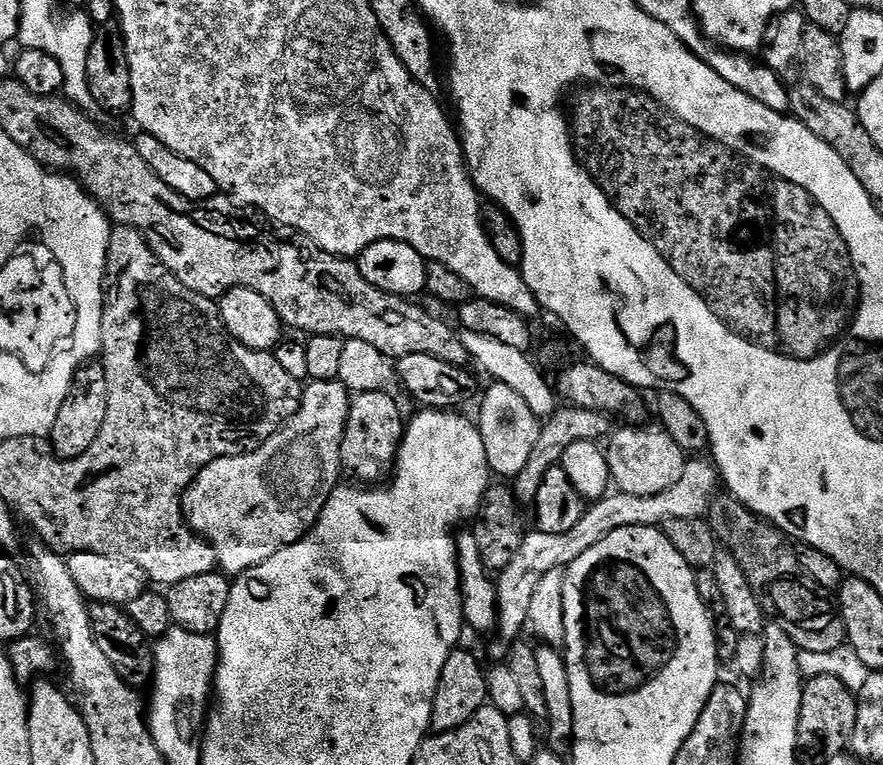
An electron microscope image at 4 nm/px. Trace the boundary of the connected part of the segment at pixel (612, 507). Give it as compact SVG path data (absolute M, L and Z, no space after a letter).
M692 458L685 463L682 478L662 494L639 496L612 490L600 500L589 503L582 514L582 522L578 522L578 526L574 526L574 530L566 534L529 531L522 546L518 546L518 554L510 558L510 566L503 568L495 577L498 598L496 626L500 640L494 641L488 648L489 654L493 656L491 659L496 662L503 661L508 655L509 647L521 639L520 631L525 631L528 622L530 598L534 586L538 586L538 582L542 582L542 577L550 574L550 570L567 569L568 565L574 562L574 558L582 558L582 554L586 554L590 546L598 546L598 542L614 534L614 530L634 526L654 528L663 526L666 521L674 518L698 520L707 517L721 488L722 481L720 473L716 471L715 463L708 458Z

